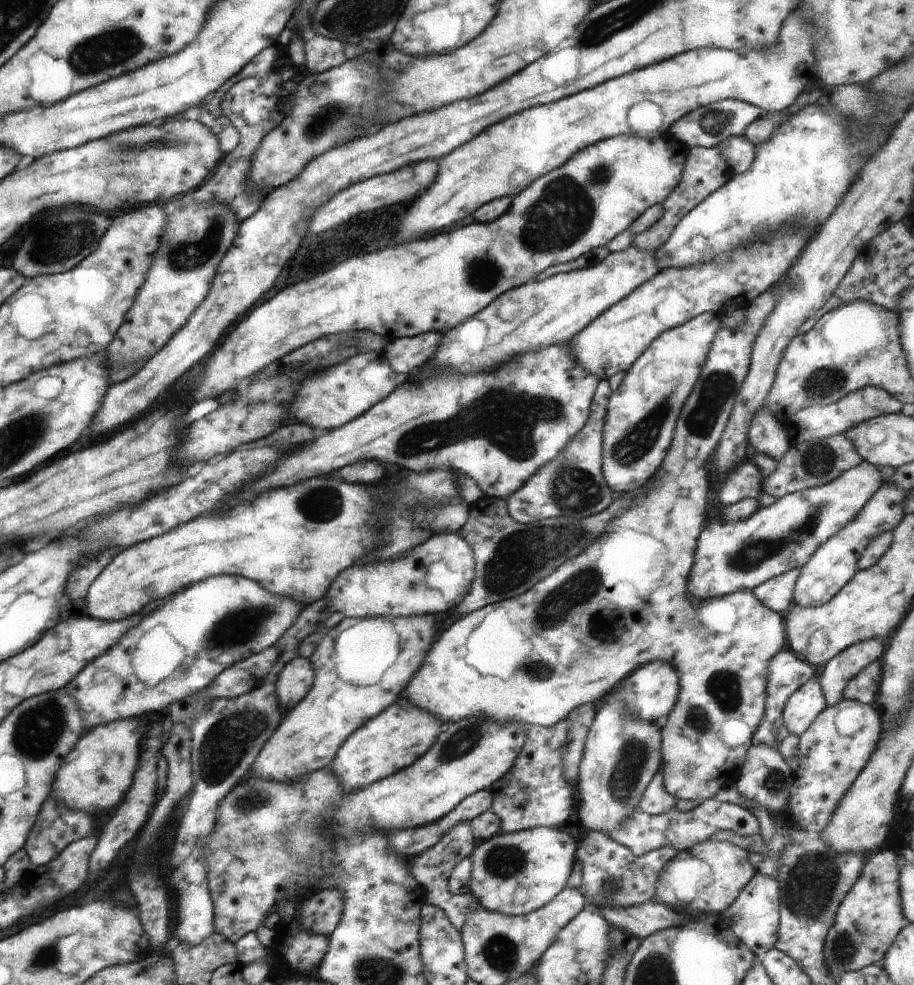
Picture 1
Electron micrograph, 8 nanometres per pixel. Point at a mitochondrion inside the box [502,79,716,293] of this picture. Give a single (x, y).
(564, 210)

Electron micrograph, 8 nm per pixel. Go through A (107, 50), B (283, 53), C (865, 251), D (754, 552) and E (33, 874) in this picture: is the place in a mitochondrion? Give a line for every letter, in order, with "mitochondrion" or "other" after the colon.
A: mitochondrion
B: other
C: other
D: mitochondrion
E: other

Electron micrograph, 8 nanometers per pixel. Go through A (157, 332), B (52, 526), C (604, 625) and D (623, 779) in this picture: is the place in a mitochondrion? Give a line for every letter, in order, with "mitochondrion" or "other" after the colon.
A: other
B: other
C: mitochondrion
D: mitochondrion

